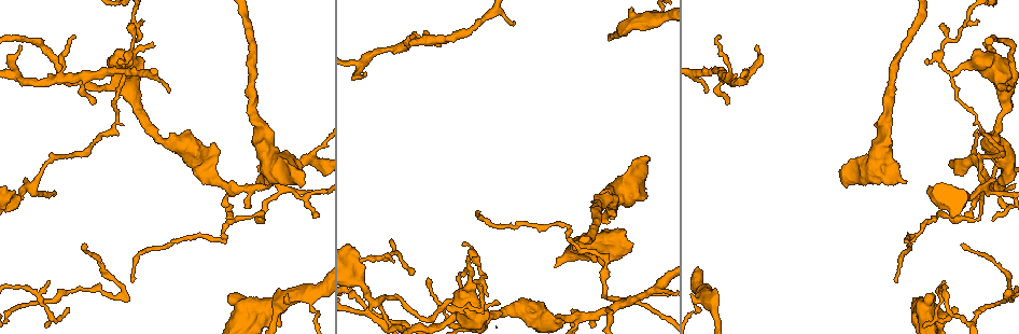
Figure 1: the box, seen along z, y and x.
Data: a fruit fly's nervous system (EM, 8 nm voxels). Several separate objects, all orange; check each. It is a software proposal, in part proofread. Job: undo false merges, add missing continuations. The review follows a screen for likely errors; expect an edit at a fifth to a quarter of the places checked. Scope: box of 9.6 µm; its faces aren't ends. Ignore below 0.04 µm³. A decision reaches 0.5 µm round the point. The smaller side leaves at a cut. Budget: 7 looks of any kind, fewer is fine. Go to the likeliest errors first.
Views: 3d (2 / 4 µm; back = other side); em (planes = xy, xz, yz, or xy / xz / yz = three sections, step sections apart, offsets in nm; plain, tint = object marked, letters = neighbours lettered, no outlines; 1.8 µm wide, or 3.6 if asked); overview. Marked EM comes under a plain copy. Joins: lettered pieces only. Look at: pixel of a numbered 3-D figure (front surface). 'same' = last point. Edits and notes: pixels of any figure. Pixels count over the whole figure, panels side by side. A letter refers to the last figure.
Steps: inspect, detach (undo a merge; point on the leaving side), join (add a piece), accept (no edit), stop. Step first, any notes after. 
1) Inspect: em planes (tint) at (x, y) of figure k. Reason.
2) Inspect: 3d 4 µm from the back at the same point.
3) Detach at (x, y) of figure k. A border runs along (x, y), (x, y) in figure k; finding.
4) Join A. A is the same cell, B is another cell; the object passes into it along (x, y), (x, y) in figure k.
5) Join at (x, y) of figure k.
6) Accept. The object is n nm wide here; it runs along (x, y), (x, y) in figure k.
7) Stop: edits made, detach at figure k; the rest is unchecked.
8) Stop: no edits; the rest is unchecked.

Inspect: em 3.6 µm planes (tint) at (514, 23) of figure 1. An open end.

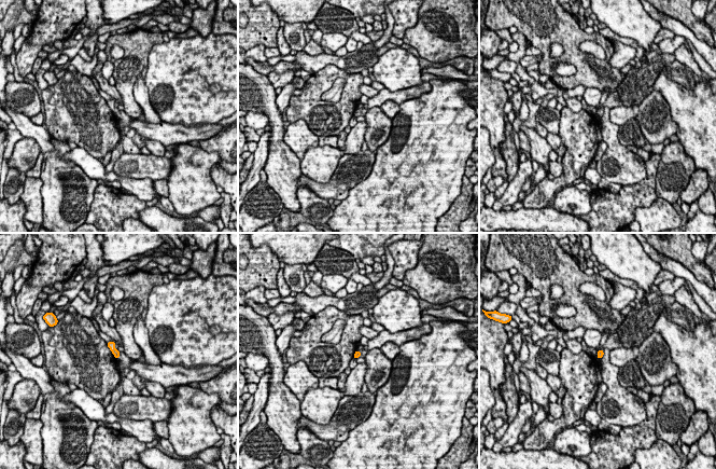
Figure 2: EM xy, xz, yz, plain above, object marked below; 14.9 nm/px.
Inspect: em 3.6 µm planes (letters) at the same point. What lies round it.

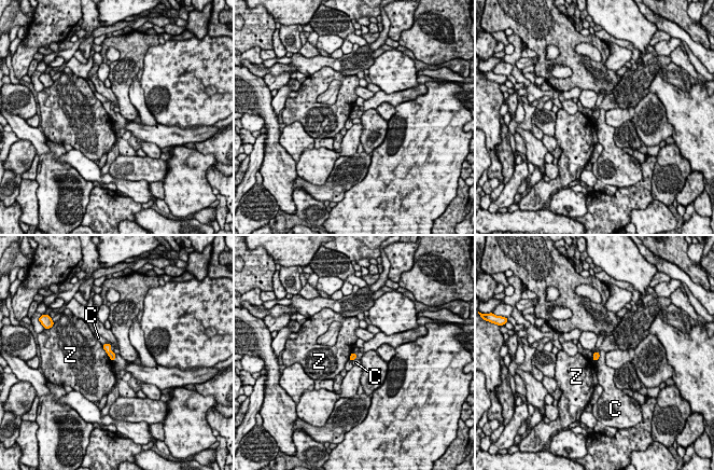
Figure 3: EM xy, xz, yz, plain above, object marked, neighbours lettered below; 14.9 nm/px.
Accept. C and Z are other cells; no lettered piece goes on from it.

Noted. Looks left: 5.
Inspect: 3d 2 µm at (604, 221) of figure 1. Branch stops here.

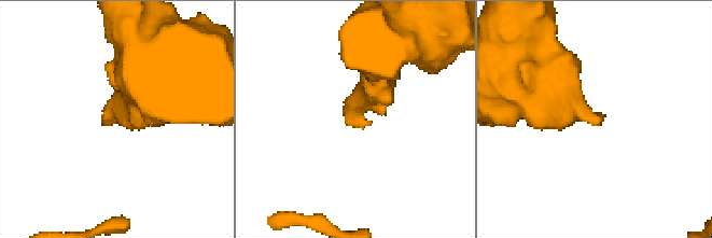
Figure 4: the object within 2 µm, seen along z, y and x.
Inspect: em planes (letters) at (103, 121) of figure 4.

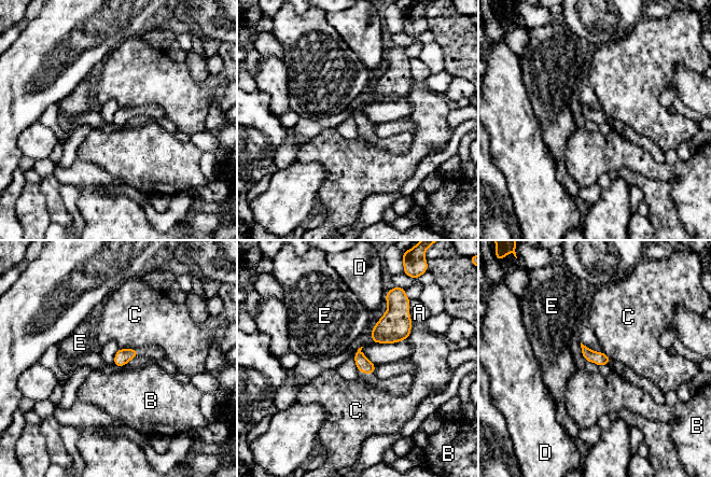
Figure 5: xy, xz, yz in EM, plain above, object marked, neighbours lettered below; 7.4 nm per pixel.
Accept. A, B, C, D and E are other cells; a border runs along (119, 348), (135, 349) in figure 5; no lettered piece goes on from it.

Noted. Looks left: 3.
Inspect: 3d 4 µm at (928, 317) of figure 1. Calibre changes.

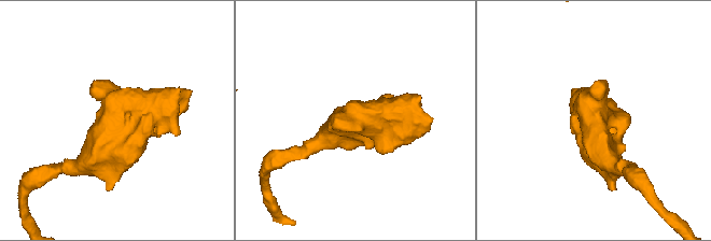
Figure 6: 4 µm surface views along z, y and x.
Inspect: em xz step 8 (tint) at (129, 121) of figure 6.

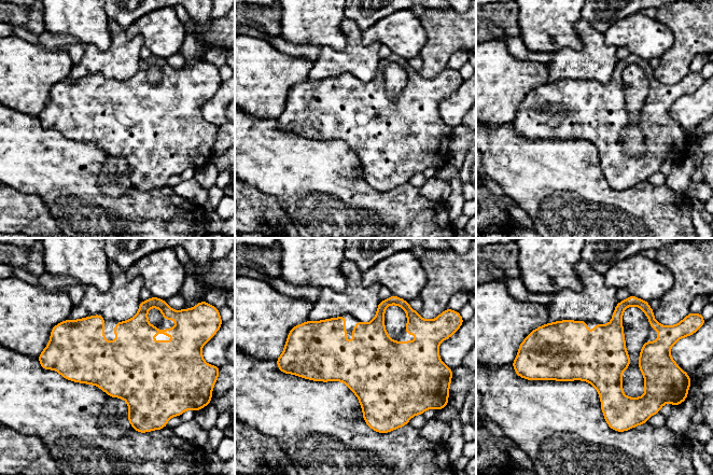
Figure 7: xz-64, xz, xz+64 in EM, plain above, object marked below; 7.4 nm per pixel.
Inspect: em planes (letters) at the same point.

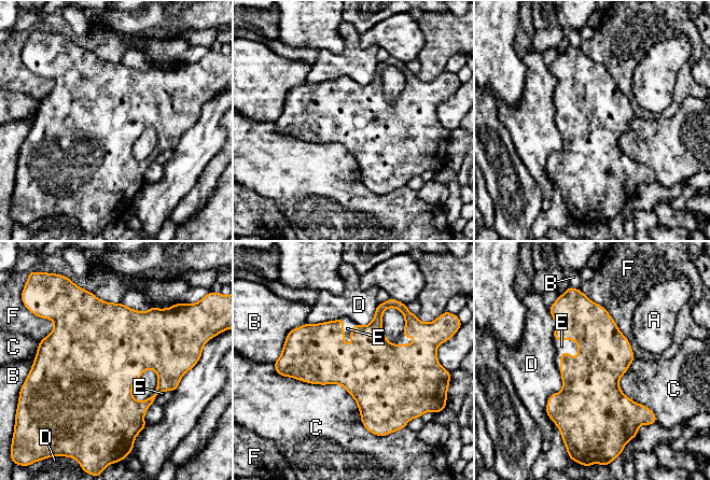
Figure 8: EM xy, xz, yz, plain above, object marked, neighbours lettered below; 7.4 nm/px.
Join E. E is the same cell, A, B, C, D and F are other cells; it goes on there.

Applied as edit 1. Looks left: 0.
Stop: edits made, join at figure 8; the rest is unchecked.

